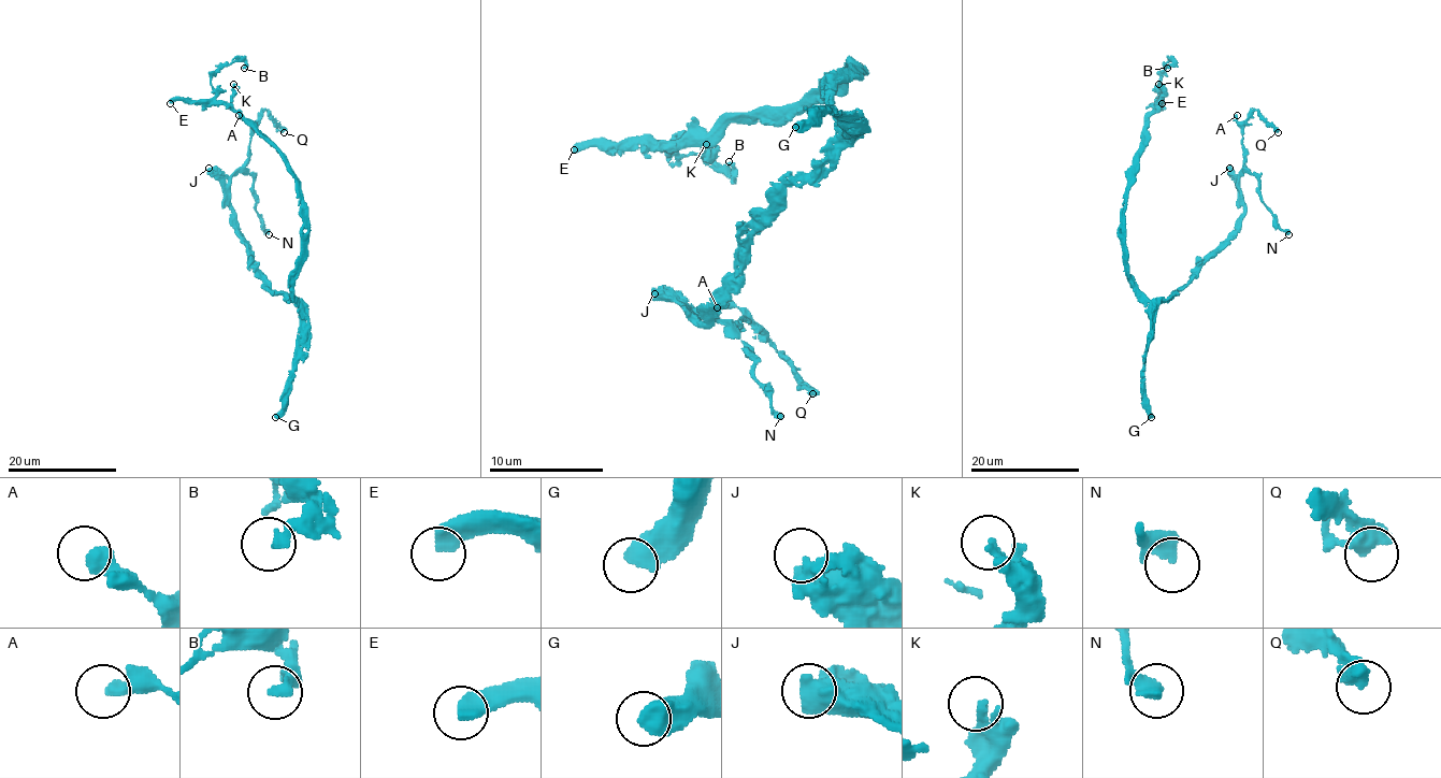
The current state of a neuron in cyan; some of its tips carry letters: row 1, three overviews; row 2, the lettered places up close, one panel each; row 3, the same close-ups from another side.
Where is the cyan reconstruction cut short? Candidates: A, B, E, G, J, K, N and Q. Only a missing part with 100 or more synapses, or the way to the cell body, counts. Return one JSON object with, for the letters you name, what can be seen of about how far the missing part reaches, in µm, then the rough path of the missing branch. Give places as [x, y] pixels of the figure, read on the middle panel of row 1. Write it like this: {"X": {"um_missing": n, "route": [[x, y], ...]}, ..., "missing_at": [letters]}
{"E": {"um_missing": 60}, "J": {"um_missing": 35, "route": [[654, 293], [631, 302], [620, 321], [614, 385], [617, 433], [608, 457]]}, "missing_at": ["E", "J"]}

